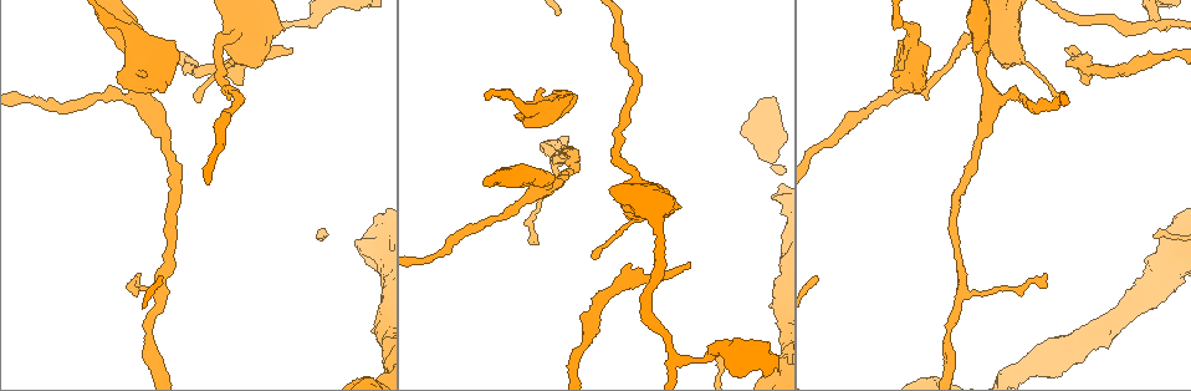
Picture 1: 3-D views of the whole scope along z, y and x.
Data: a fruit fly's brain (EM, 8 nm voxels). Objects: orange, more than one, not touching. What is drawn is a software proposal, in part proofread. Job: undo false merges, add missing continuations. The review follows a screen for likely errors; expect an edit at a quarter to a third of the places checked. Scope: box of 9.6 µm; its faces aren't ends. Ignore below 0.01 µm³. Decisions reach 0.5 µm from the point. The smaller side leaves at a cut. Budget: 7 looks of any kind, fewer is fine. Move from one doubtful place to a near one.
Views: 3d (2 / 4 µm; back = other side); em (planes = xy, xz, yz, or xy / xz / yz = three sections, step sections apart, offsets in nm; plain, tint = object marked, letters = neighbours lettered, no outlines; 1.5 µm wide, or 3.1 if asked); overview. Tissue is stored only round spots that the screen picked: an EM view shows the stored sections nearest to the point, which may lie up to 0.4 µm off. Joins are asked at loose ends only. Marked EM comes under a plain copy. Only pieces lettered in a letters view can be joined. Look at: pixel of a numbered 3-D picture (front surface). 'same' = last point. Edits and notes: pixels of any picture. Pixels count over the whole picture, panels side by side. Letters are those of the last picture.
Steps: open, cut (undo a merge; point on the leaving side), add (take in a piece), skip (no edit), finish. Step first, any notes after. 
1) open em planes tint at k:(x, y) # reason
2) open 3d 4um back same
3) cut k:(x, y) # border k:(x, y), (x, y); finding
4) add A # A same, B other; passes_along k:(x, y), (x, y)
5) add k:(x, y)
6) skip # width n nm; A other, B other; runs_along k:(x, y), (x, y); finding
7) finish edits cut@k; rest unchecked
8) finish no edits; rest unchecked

open 3d 4um at 1:(1054, 95) # branch stops here

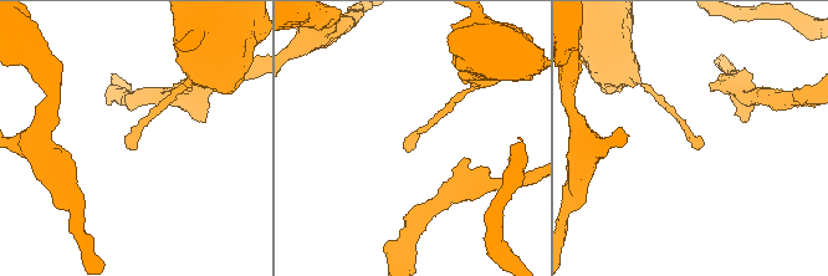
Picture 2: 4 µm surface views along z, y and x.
open em planes letters at 2:(404, 146) # shape alone is not enough

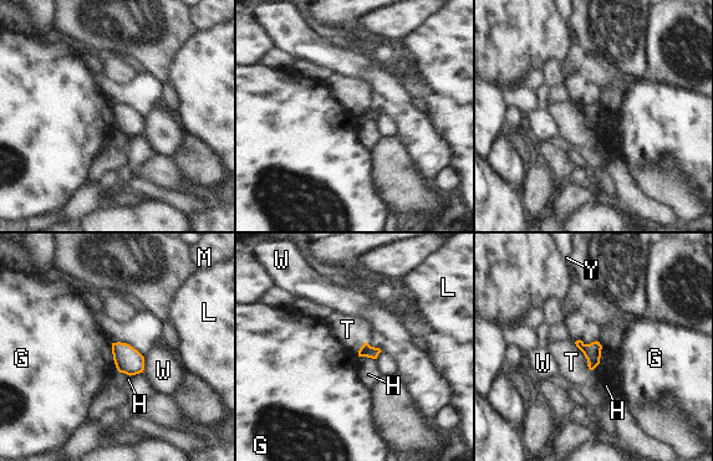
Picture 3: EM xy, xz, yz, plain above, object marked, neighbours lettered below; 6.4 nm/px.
skip # width 80 nm; G other, H other, L other, M other, T other, W other, Y other; border 3:(111, 343), (112, 359), (118, 370); none of them fits

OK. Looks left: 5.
open em xz step 4 letters at 1:(959, 295) # arms part here

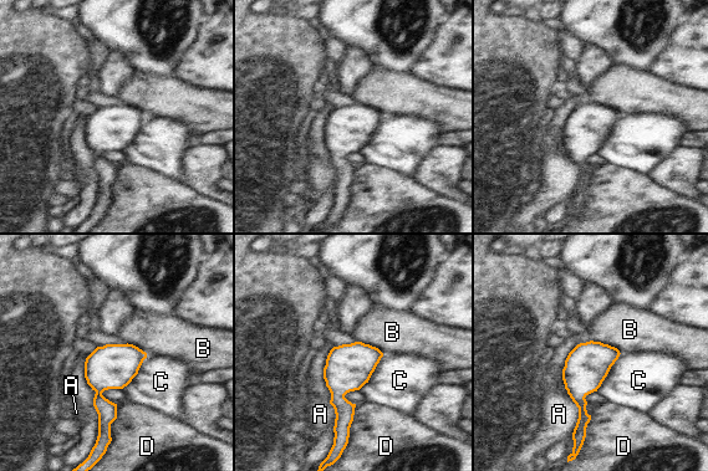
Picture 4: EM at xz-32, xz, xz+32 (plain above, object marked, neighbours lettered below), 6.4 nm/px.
skip # longest_contact C 300 nm; A other, B other, C other, D other; border 4:(591, 339), (614, 346), (620, 353); one neuron here

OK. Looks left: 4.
open 3d 4um at 1:(1158, 26) # three-way junction

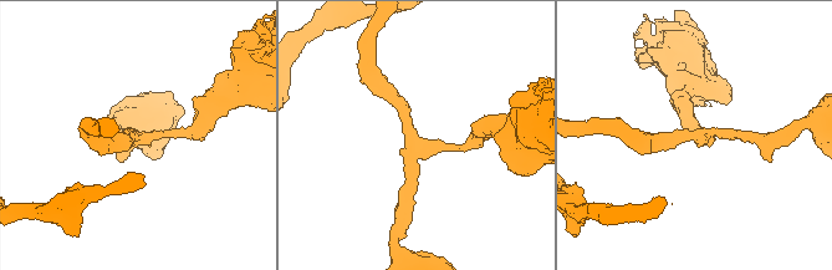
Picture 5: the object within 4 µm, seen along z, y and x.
open em xz step 8 tint at 5:(411, 144) # arms 3

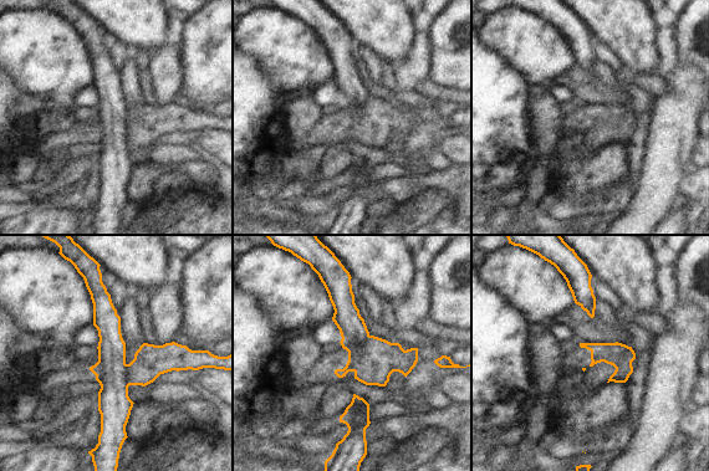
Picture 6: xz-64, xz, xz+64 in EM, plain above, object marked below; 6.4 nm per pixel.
open em planes letters same

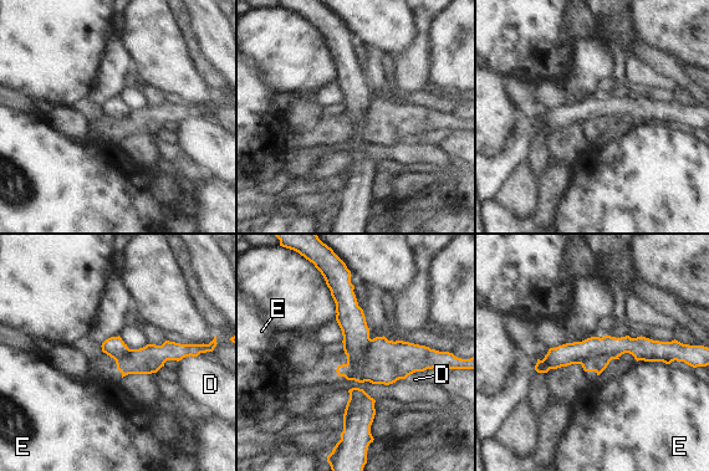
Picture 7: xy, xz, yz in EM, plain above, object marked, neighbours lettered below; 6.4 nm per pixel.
cut 7:(386, 361) # longest_contact E 220 nm; D other, E other; two neurons meet here

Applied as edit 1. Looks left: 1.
finish edits cut@7; rest unchecked

